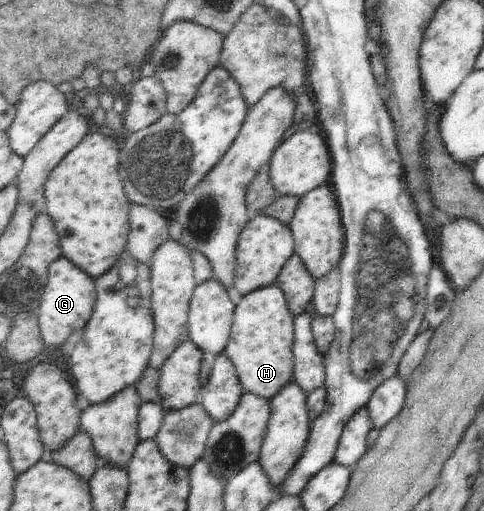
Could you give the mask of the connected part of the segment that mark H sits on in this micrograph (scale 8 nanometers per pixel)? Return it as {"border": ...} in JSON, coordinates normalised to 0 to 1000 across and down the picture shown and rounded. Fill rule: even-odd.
{"border":[[[568,554],[500,579],[481,616],[475,663],[459,693],[483,712],[504,769],[523,769],[558,783],[605,744],[607,626],[610,616],[597,607],[587,571]]]}

